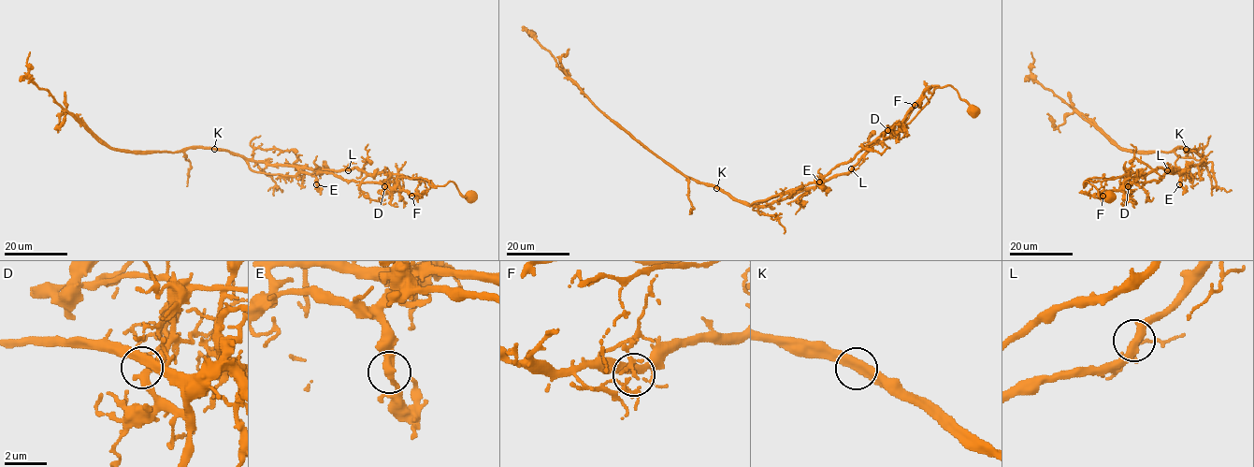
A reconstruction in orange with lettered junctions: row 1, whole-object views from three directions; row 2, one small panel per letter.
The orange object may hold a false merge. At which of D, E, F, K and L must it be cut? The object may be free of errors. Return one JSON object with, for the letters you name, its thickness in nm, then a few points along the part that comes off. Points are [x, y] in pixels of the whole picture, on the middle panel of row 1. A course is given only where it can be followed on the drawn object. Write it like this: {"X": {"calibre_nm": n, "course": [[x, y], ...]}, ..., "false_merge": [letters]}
{"K": {"calibre_nm": 400, "course": [[716, 188], [746, 205], [818, 182], [894, 124], [901, 125], [926, 91], [931, 86], [939, 86]]}, "false_merge": ["K"]}

